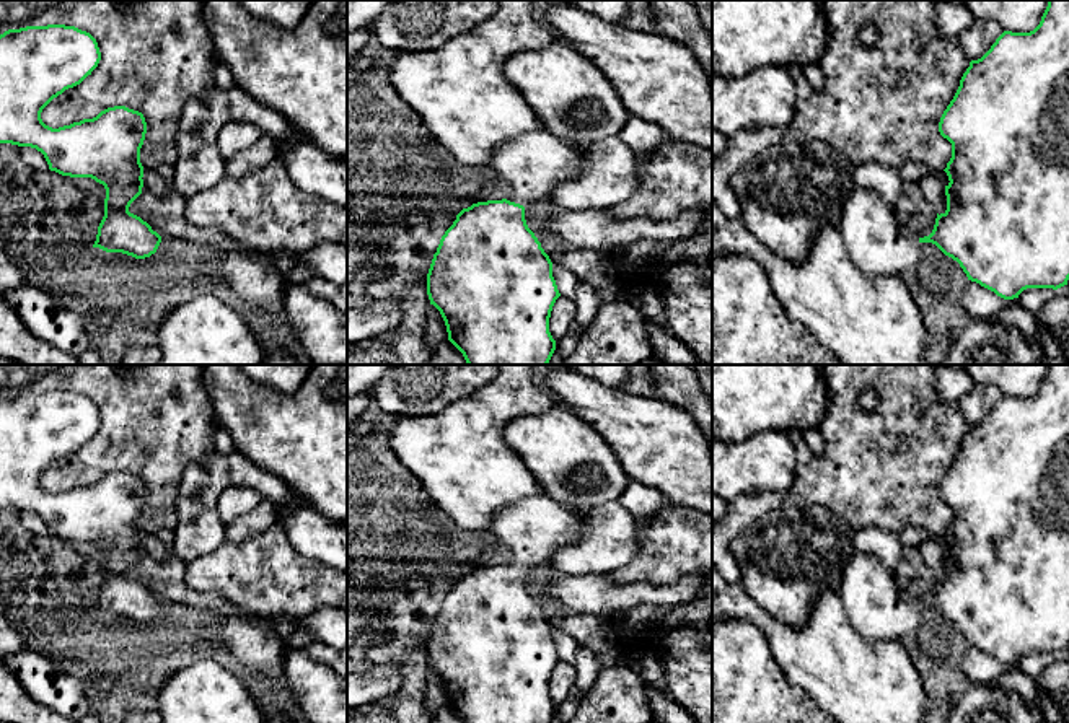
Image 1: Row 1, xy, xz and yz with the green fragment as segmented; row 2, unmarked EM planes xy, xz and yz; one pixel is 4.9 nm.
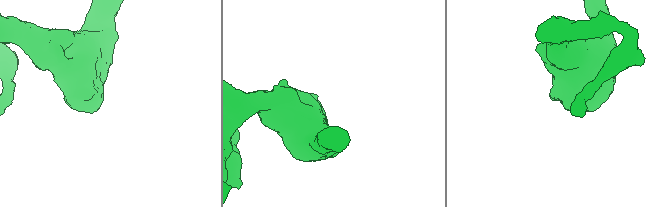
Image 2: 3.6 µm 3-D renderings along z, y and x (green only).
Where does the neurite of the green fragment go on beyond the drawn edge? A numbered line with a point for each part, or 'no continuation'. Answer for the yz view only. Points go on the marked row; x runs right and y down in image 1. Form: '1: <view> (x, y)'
no continuation

